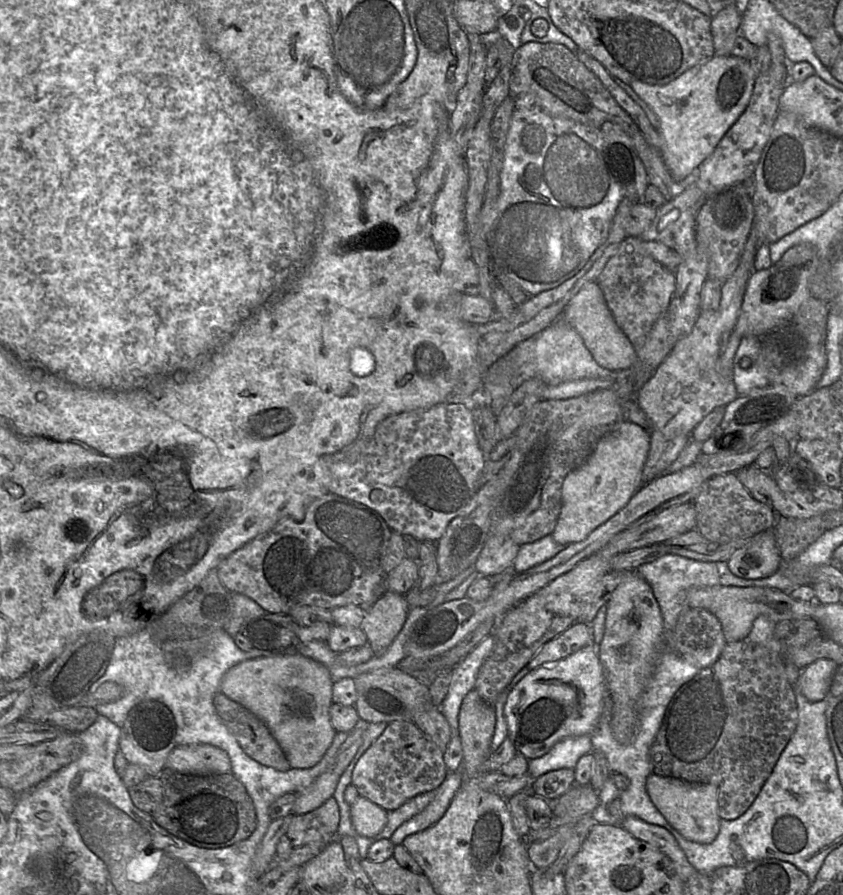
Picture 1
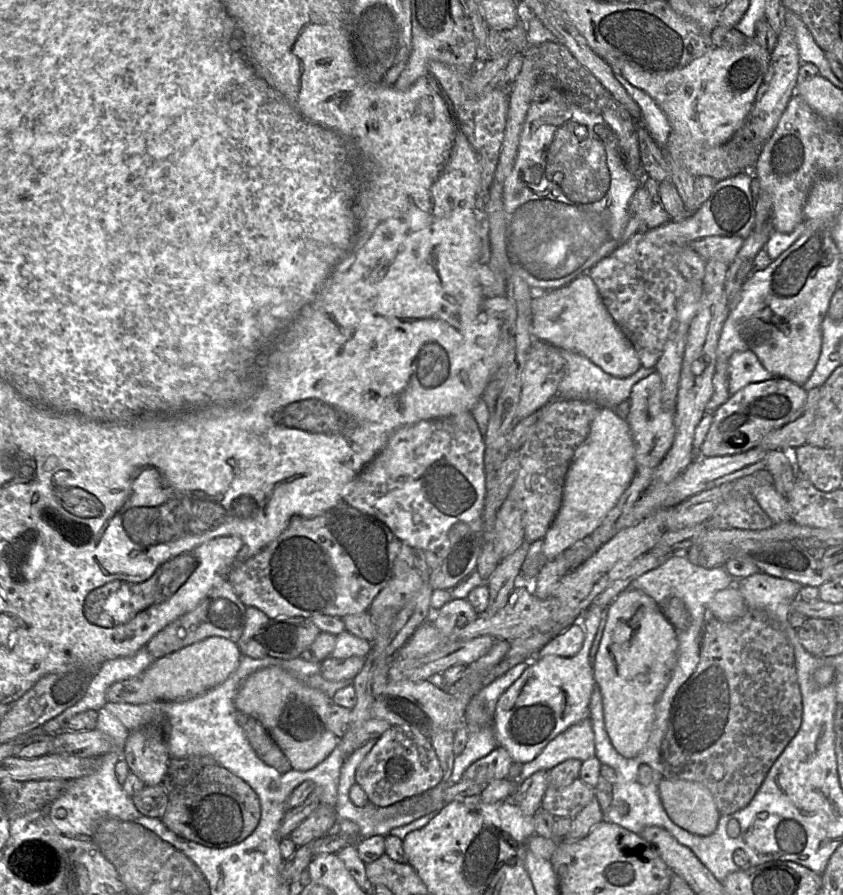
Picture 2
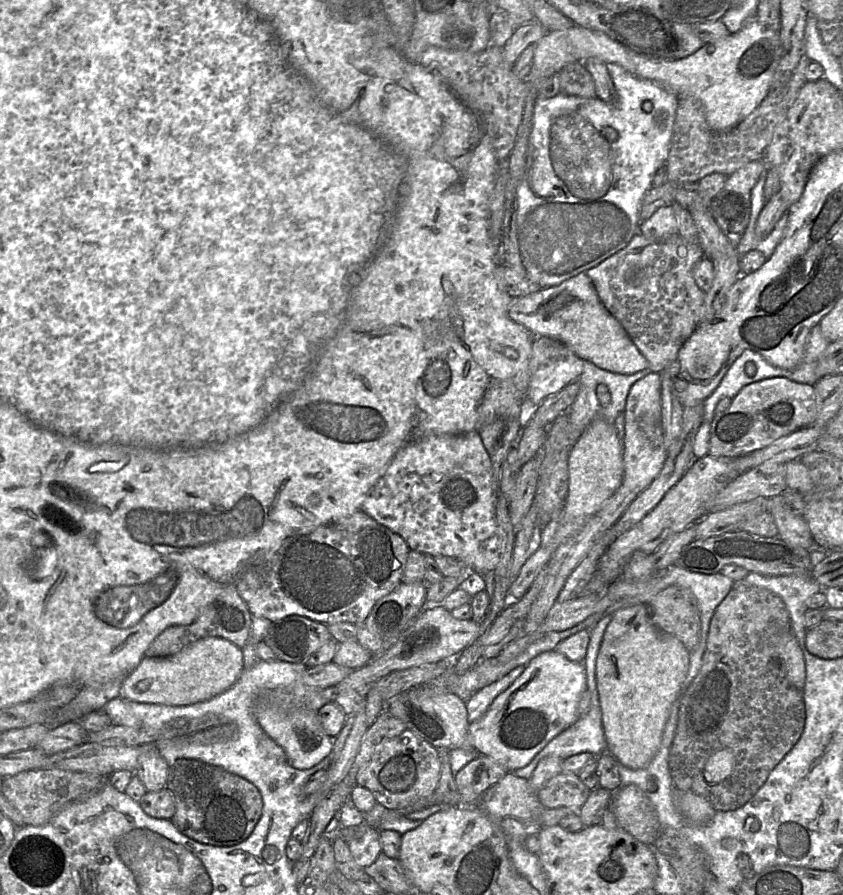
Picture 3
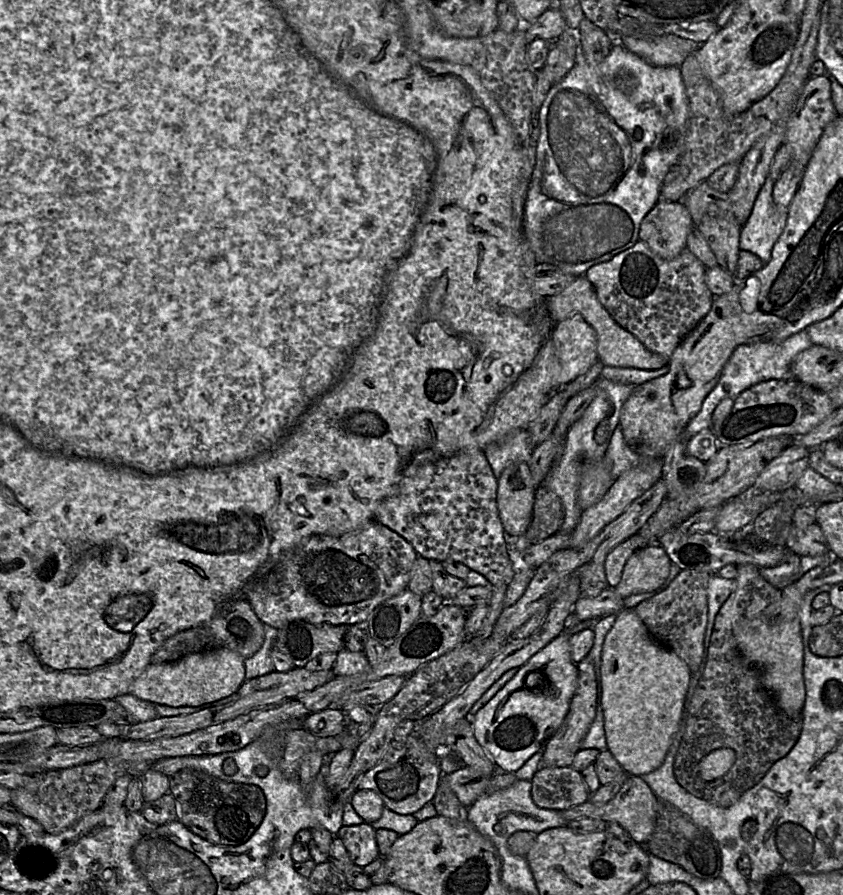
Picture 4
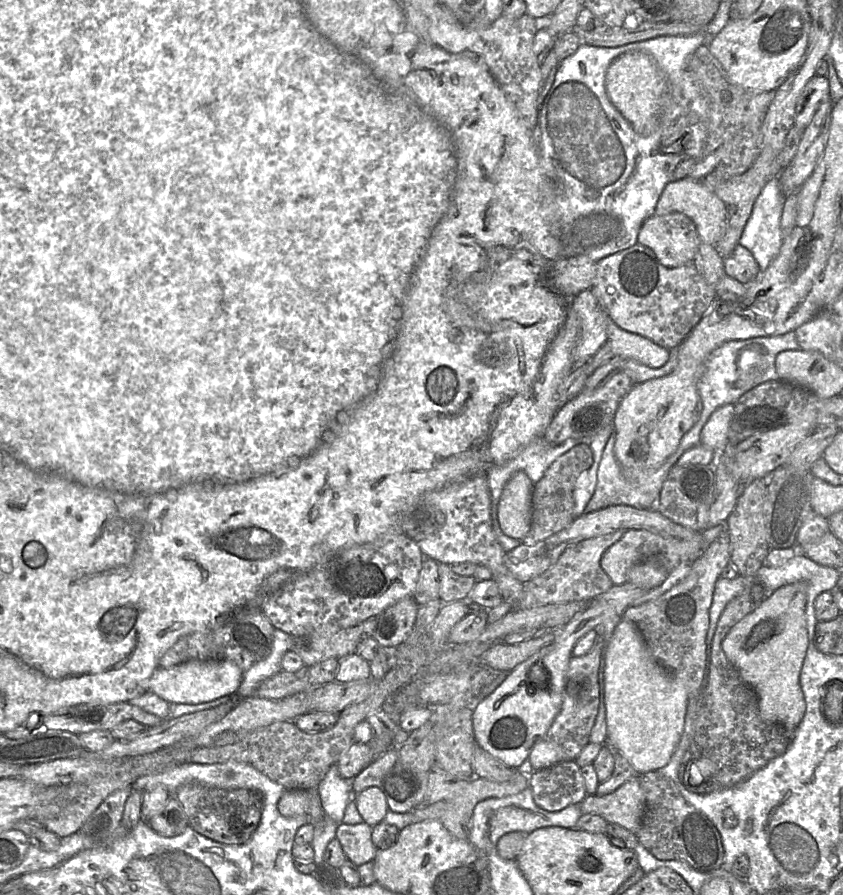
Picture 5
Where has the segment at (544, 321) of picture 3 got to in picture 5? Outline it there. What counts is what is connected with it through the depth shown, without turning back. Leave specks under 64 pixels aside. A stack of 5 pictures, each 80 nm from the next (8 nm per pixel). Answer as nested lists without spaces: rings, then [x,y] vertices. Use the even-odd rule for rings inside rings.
[[[610,318],[606,331],[606,342],[611,346],[614,356],[653,368],[662,367],[669,359],[667,349],[646,337],[621,329]]]

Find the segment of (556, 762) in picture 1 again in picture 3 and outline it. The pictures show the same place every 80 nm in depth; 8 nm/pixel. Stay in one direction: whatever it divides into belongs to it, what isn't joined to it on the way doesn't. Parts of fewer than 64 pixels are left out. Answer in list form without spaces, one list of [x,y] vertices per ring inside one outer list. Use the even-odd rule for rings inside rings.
[[[594,691],[591,693],[589,709],[573,724],[550,740],[530,763],[513,773],[528,780],[539,761],[544,757],[556,756],[566,759],[582,752],[589,752],[597,757],[606,750],[599,695],[597,691]]]

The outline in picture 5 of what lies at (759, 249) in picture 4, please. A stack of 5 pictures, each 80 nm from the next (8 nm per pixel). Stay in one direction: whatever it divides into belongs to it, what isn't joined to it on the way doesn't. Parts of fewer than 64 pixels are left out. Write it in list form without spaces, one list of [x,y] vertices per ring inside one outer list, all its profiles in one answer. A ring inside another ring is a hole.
[[[777,178],[771,179],[757,196],[739,239],[764,271],[778,255],[783,241],[781,219],[785,203]]]

